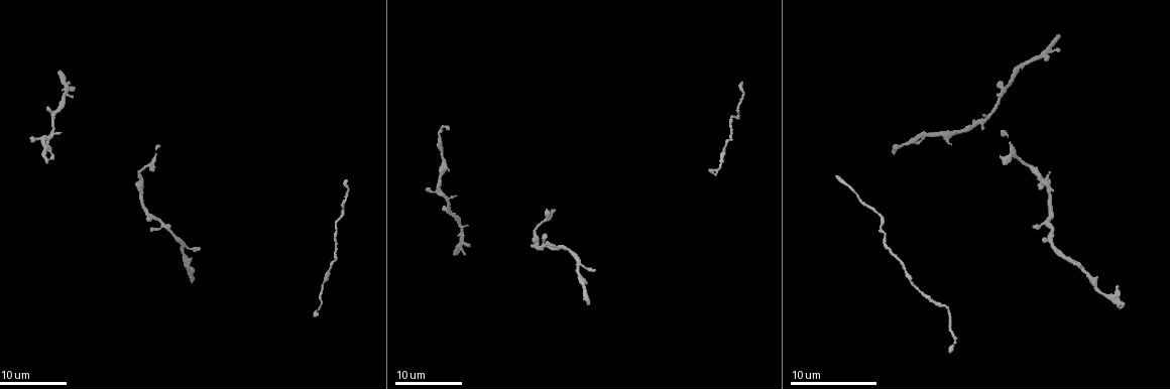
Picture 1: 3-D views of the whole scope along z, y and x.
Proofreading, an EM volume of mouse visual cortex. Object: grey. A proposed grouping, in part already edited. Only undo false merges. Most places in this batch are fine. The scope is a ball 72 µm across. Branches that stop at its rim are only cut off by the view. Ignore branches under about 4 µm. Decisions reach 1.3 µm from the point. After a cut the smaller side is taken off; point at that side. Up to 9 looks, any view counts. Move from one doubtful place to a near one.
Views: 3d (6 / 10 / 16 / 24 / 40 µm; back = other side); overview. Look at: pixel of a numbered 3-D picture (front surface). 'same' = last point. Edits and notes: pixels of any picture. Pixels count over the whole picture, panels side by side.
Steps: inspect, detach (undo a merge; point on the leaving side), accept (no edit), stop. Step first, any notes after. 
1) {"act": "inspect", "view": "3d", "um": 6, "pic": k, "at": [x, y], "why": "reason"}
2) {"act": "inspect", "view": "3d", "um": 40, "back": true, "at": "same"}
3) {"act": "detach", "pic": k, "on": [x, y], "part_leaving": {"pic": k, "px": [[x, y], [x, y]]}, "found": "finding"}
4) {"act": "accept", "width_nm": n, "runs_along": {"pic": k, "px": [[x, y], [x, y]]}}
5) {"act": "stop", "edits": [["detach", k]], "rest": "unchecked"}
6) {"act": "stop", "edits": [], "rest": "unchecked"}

{"act": "inspect", "view": "3d", "um": 16, "pic": 1, "at": [580, 265], "why": "two arms in line, one across"}

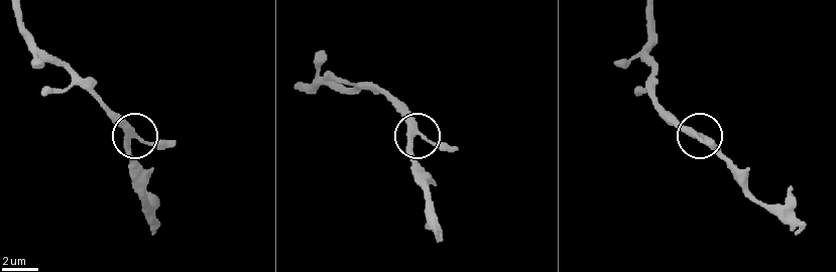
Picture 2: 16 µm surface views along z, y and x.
{"act": "inspect", "view": "3d", "um": 6, "pic": 2, "at": [127, 135], "why": "closer look"}

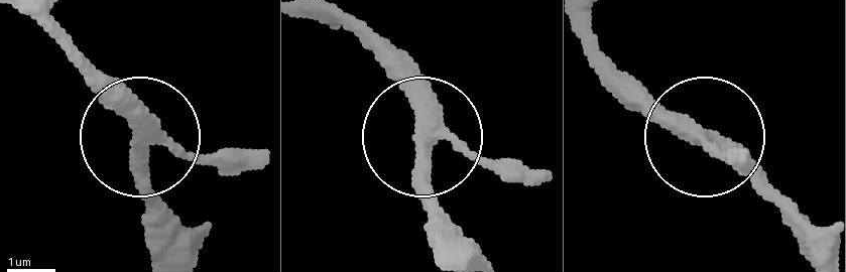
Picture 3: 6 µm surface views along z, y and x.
{"act": "accept", "side_arm_um": 8, "runs_along": {"pic": 3, "px": [[743, 165], [708, 141], [788, 222]]}, "found": "continuous, no second neuron"}

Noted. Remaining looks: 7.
{"act": "inspect", "view": "3d", "um": 24, "pic": 1, "at": [1050, 192], "why": "sudden change in width"}

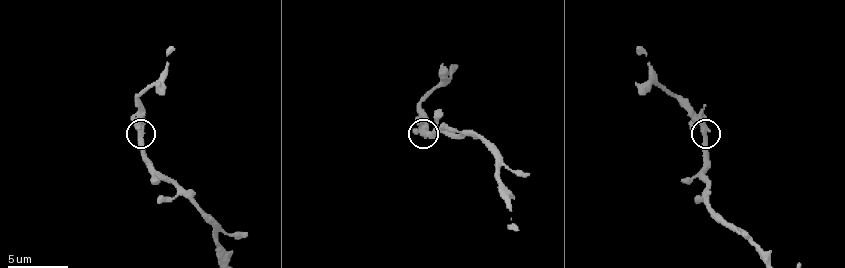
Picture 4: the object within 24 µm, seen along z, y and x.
{"act": "inspect", "view": "3d", "um": 6, "pic": 4, "at": [702, 129]}

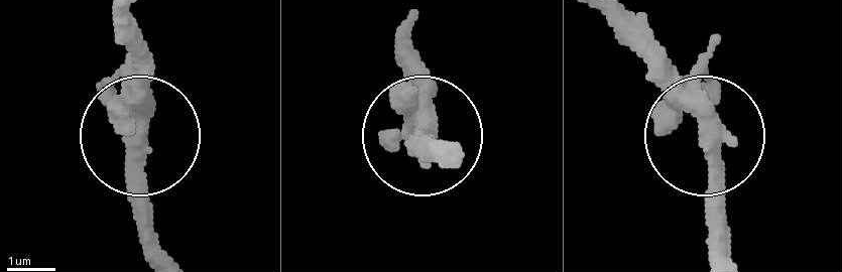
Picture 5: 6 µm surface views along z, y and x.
{"act": "accept", "width_nm": 400, "found": "one neuron here"}

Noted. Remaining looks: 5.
{"act": "inspect", "view": "3d", "um": 10, "pic": 4, "at": [164, 73], "why": "calibre changes"}

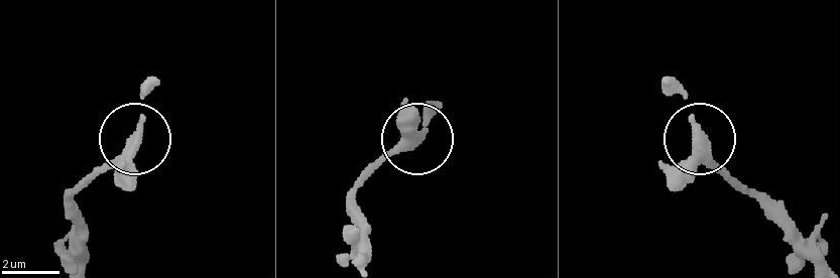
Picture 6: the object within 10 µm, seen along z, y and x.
{"act": "accept", "runs_along": {"pic": 6, "px": [[817, 263], [716, 162], [687, 100], [668, 78]]}, "found": "continuous, no second neuron"}

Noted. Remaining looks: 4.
{"act": "inspect", "view": "3d", "um": 24, "pic": 1, "at": [990, 115], "why": "arms part here"}

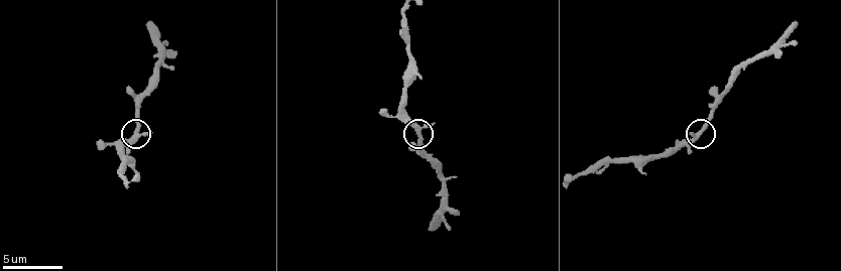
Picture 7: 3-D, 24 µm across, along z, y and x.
{"act": "inspect", "view": "3d", "um": 10, "pic": 7, "at": [420, 132]}

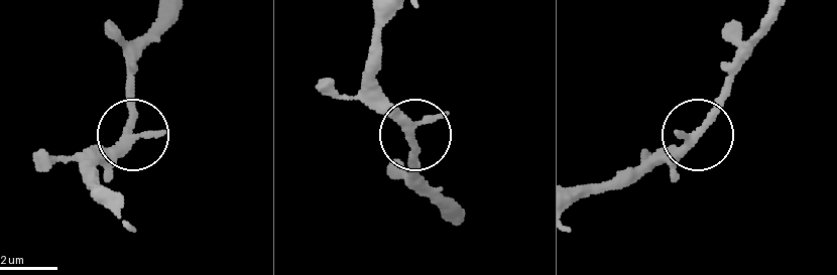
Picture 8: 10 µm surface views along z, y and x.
{"act": "accept", "width_nm": 240, "found": "all the same neuron"}

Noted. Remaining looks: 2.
{"act": "stop", "edits": [], "rest": "unchecked"}

